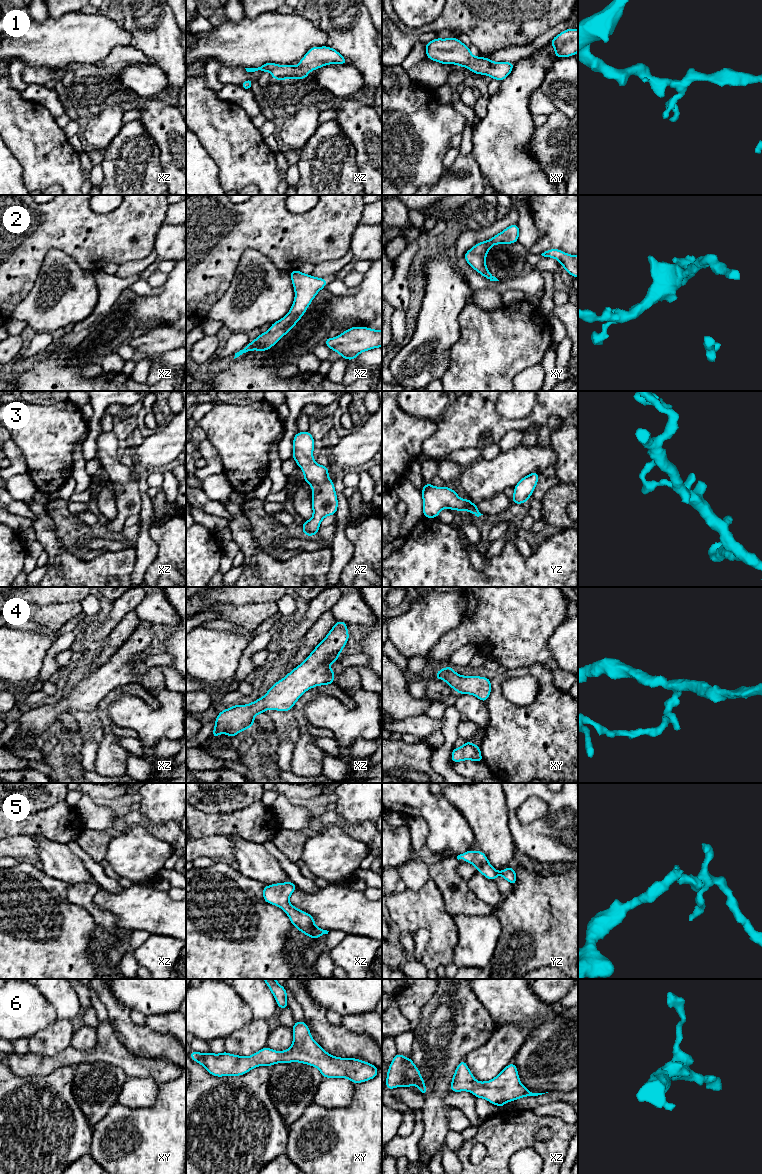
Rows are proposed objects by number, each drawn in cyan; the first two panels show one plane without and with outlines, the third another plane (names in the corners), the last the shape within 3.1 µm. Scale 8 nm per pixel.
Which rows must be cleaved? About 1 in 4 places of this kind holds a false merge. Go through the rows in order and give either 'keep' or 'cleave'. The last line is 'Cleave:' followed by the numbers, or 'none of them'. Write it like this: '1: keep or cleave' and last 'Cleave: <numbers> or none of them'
1: keep
2: keep
3: keep
4: keep
5: keep
6: keep
Cleave: none of them

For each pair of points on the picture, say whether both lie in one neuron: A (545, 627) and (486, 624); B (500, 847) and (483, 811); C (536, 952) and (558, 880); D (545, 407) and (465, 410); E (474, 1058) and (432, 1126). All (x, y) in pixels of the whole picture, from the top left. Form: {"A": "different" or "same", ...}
{"A": "same", "B": "same", "C": "same", "D": "same", "E": "different"}

